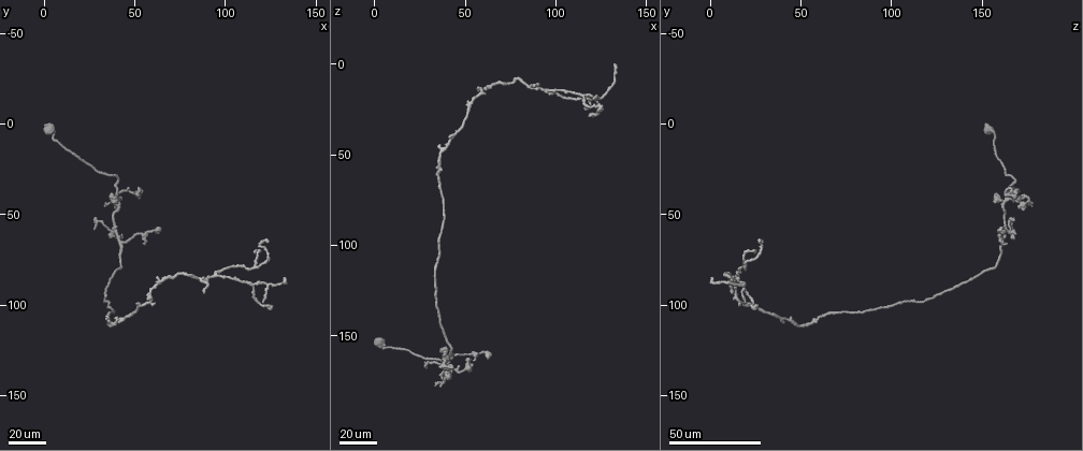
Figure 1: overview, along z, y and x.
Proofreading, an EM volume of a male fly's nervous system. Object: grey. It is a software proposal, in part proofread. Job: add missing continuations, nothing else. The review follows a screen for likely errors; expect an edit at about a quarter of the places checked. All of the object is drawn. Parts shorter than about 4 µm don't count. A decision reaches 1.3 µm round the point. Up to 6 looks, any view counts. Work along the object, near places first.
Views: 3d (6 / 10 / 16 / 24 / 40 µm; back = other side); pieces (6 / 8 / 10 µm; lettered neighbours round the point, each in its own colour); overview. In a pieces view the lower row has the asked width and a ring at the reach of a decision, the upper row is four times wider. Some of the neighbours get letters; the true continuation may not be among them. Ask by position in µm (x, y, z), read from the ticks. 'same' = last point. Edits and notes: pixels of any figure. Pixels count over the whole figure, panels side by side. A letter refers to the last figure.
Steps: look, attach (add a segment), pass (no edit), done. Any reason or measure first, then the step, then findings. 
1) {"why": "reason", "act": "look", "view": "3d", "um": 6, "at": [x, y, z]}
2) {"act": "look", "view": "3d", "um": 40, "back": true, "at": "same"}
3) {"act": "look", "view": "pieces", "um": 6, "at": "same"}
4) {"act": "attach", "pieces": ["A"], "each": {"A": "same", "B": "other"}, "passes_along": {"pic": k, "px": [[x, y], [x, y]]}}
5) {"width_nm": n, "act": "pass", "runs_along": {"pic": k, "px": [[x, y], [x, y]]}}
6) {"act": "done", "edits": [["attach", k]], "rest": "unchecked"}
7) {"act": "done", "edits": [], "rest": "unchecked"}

{"why": "tapers out", "act": "look", "view": "3d", "um": 40, "at": [120, 99, 19]}

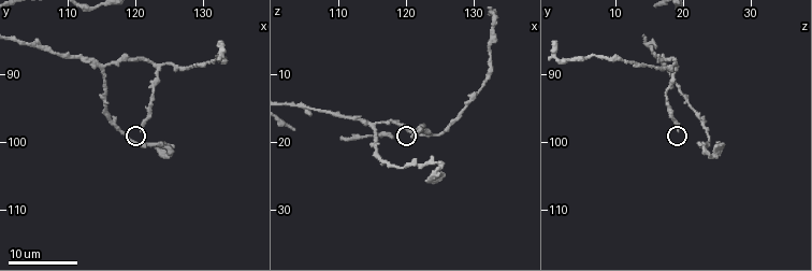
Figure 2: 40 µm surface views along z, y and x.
{"act": "look", "view": "pieces", "um": 10, "at": [120.5, 98.0, 19.0]}

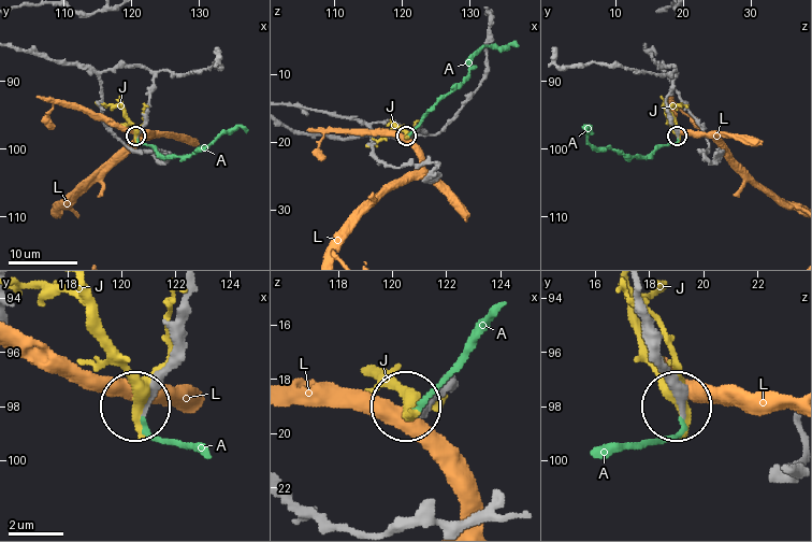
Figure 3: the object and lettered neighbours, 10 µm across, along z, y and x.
{"width_nm": 190, "act": "attach", "pieces": ["A"], "each": {"A": "same", "J": "other", "L": "other"}, "passes_along": {"pic": 3, "px": [[182, 340], [141, 422], [155, 438], [203, 444]]}, "found": "it goes on there"}

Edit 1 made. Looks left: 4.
{"act": "look", "view": "overview"}

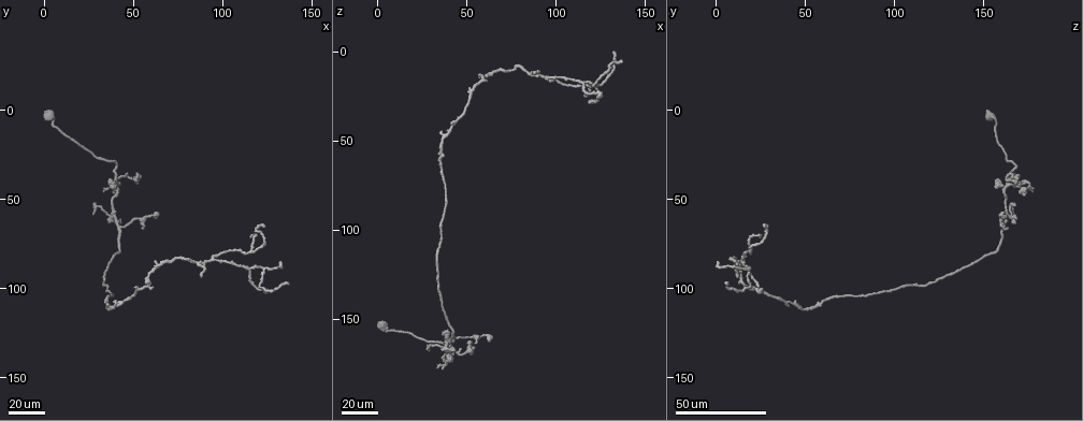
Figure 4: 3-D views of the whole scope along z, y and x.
{"why": "long arm stops here", "act": "look", "view": "3d", "um": 40, "at": [134, 84, 1]}

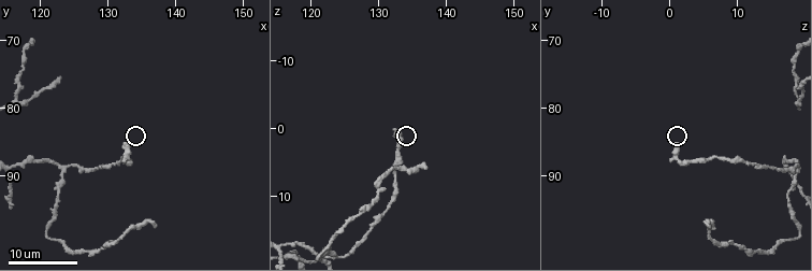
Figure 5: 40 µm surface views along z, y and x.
{"why": "see the neighbours", "act": "look", "view": "pieces", "um": 8, "at": [132.5, 85.5, 1.0]}

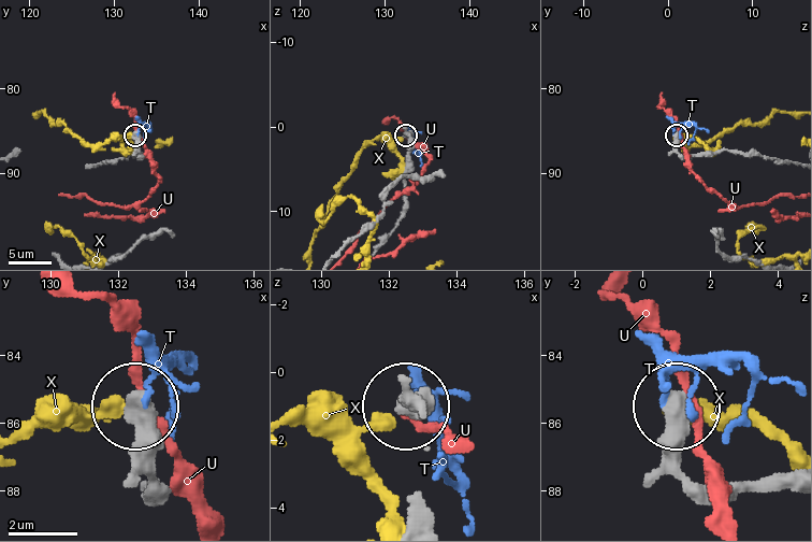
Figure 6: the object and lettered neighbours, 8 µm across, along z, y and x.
{"width_nm": 490, "act": "pass", "each": {"T": "other", "U": "other", "X": "other"}, "found": "no lettered segment goes on from it"}

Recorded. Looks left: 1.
{"act": "done", "edits": [["attach", 3]], "rest": "unchecked"}

